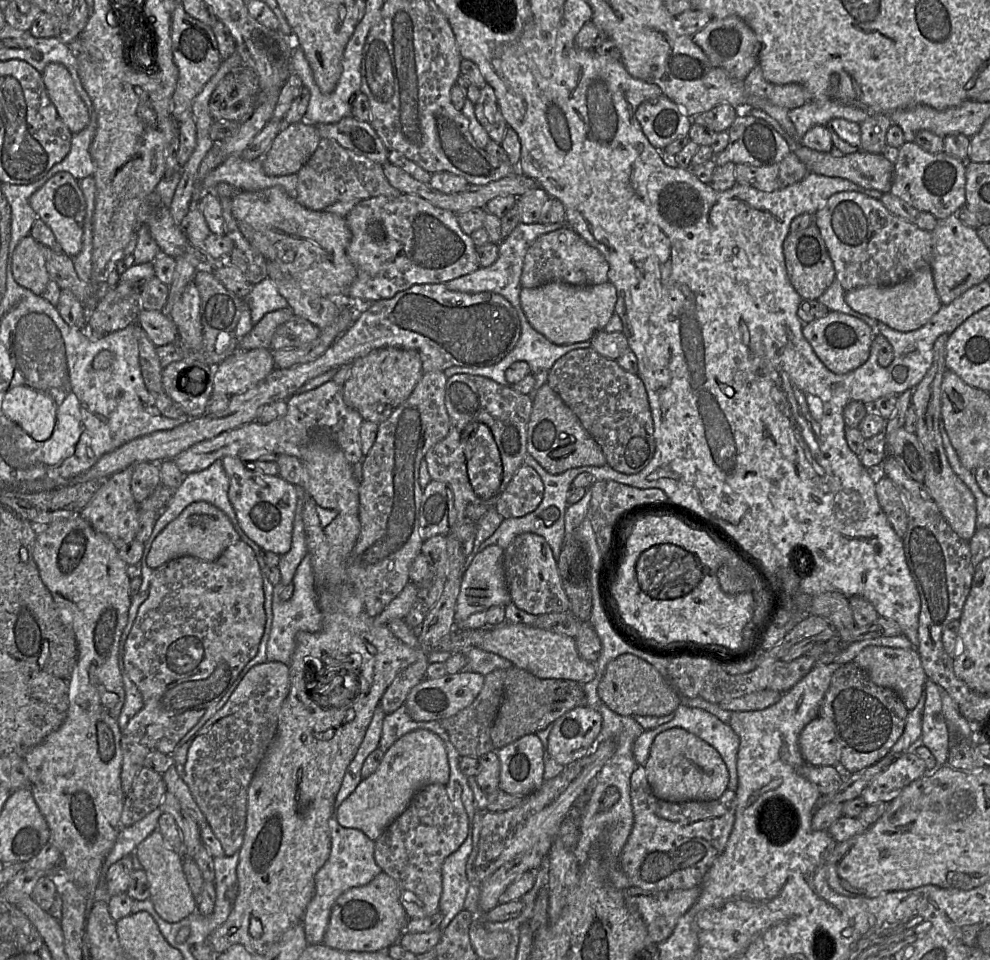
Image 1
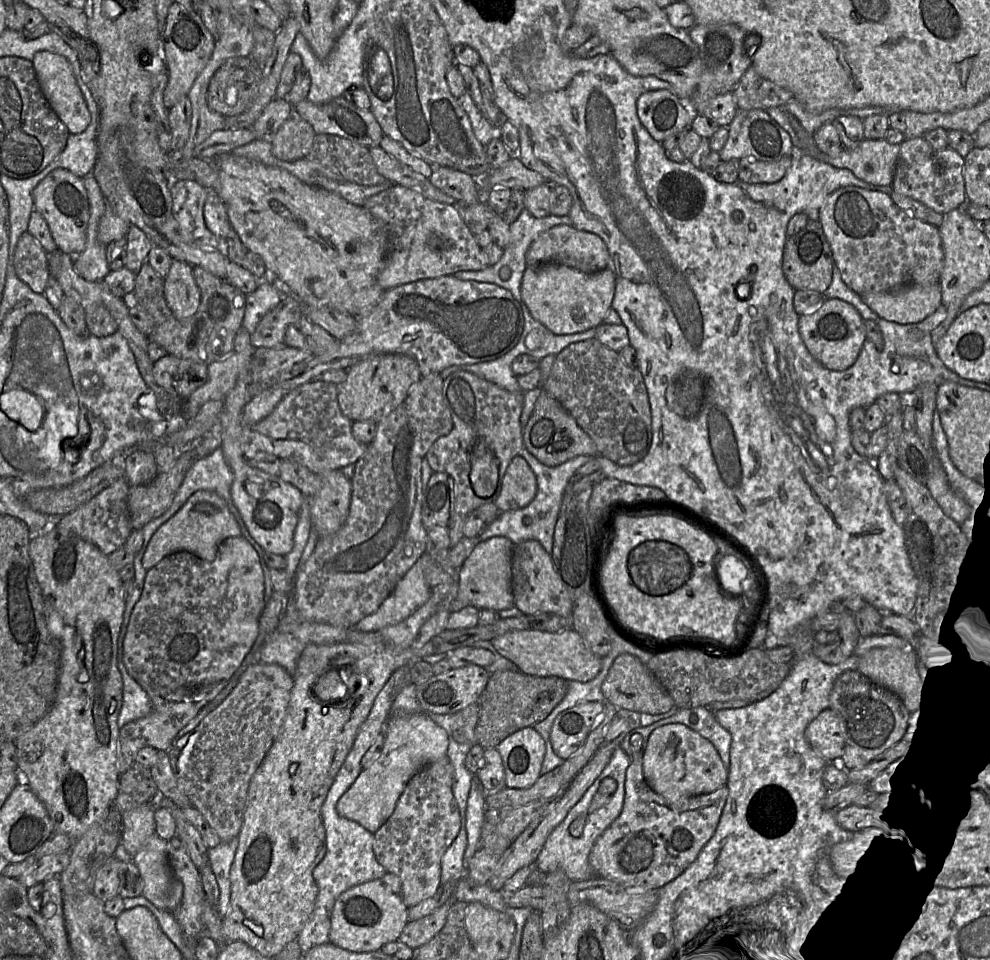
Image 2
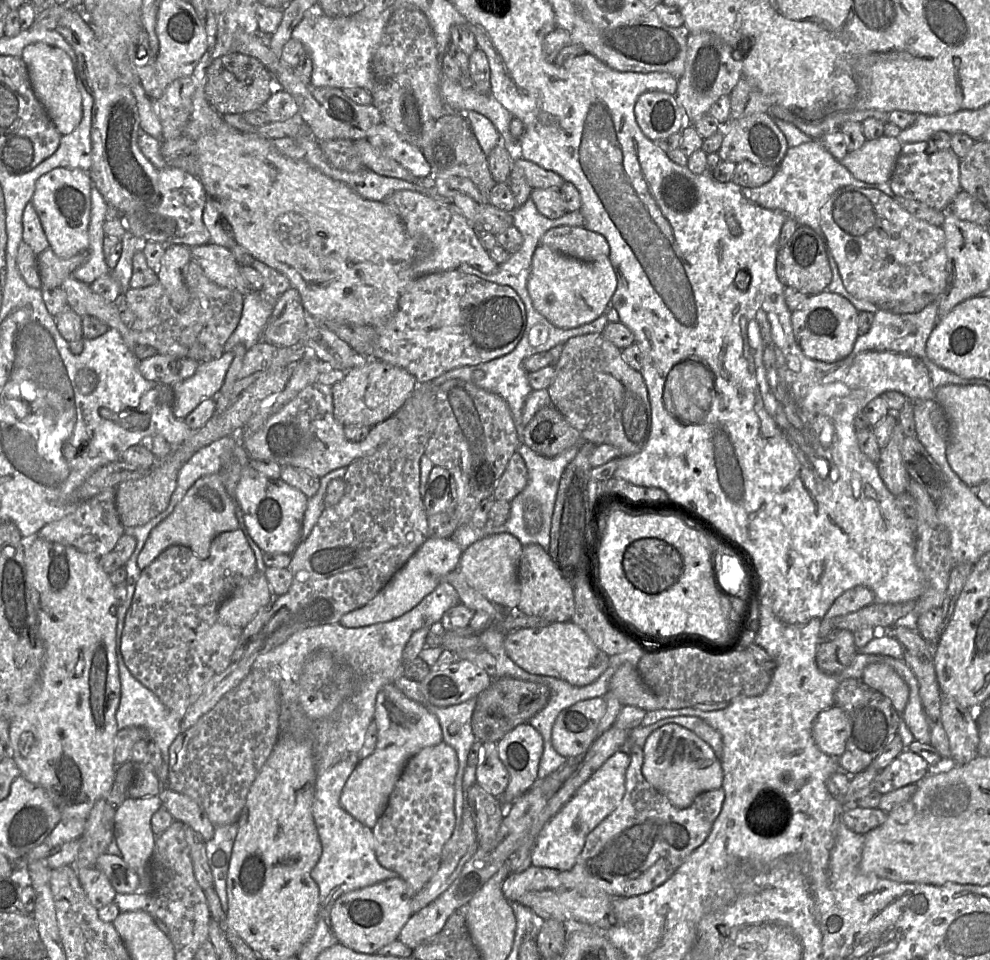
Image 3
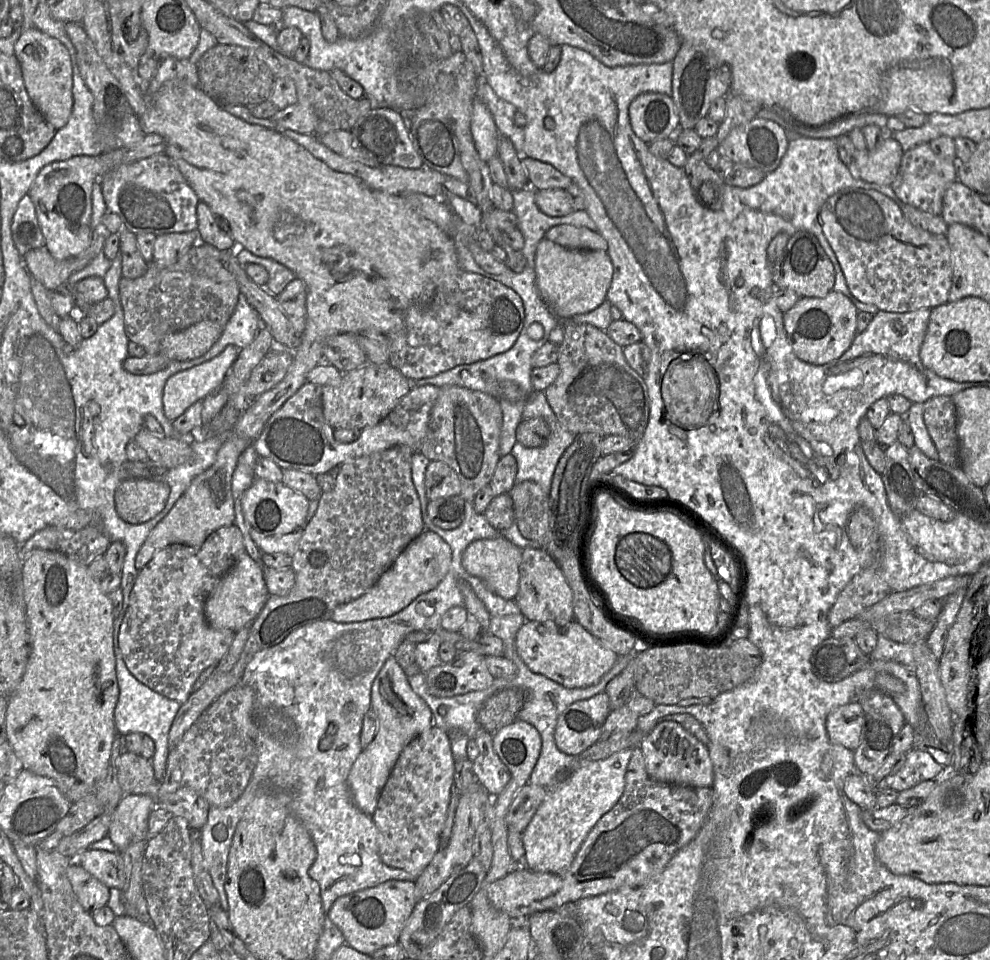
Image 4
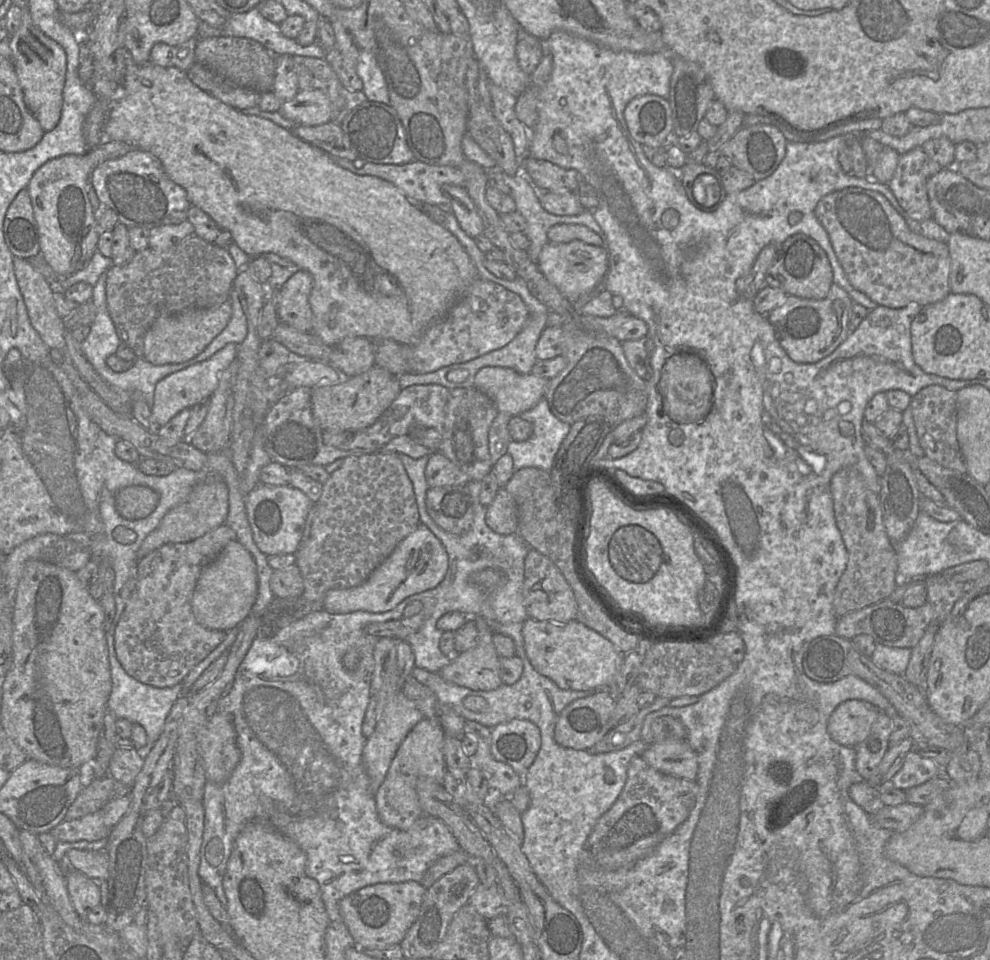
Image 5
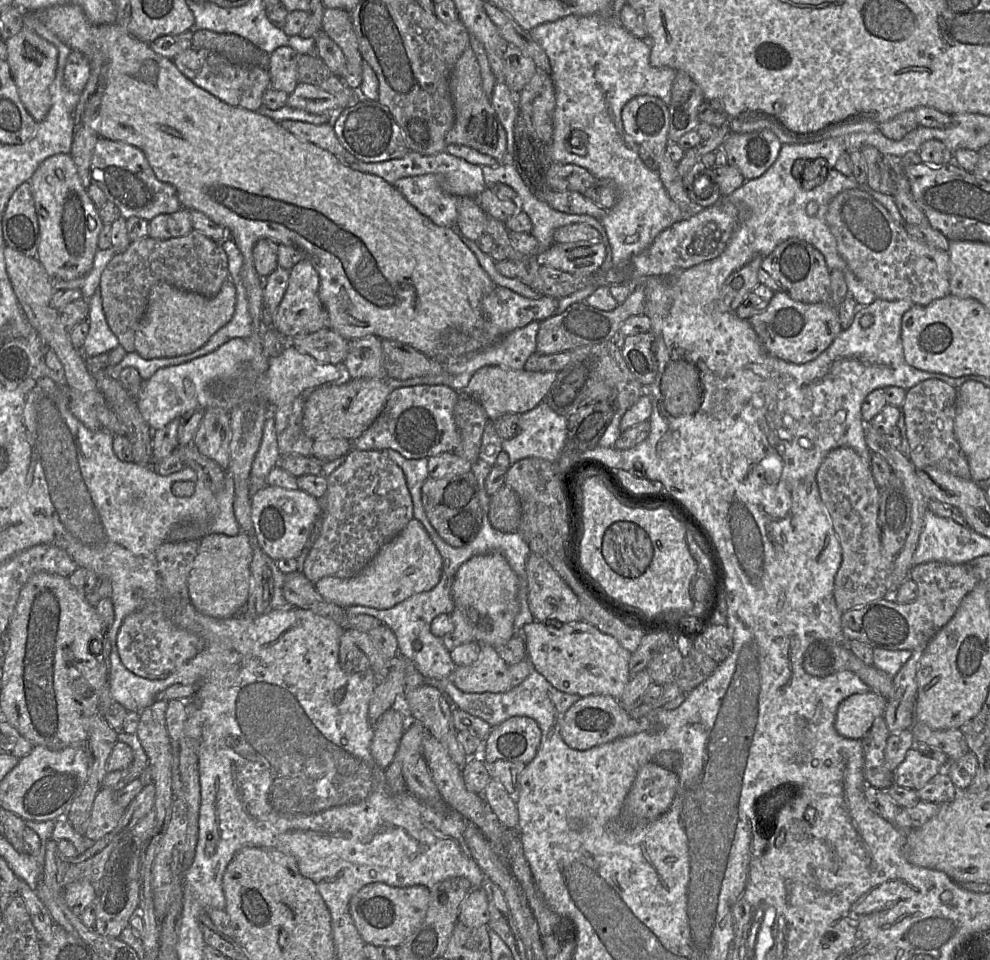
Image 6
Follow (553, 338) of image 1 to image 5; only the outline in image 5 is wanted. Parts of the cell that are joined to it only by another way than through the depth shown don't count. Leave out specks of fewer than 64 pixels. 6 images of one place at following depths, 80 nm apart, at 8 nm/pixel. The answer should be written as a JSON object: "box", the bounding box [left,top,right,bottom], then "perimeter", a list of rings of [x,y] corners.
{"box":[538,240,608,302],"perimeter":[[[574,240],[569,243],[546,243],[538,257],[538,268],[559,292],[571,302],[594,291],[604,280],[608,268],[608,251],[604,246],[595,246]]]}

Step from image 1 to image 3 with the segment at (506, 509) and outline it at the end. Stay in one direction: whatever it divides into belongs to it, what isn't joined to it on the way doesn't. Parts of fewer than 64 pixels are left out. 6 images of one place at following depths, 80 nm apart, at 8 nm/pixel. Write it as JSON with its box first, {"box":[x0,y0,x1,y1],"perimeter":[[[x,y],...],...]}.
{"box":[493,452,528,501],"perimeter":[[[515,452],[500,477],[493,492],[494,500],[512,501],[521,493],[528,482],[528,471],[522,456]]]}

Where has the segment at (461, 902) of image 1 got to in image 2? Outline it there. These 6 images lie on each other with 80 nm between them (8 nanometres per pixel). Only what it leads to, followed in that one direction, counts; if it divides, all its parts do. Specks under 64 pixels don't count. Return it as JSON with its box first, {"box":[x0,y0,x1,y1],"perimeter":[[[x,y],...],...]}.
{"box":[441,823,467,884],"perimeter":[[[461,823],[459,834],[442,857],[441,884],[458,883],[465,877],[464,854],[467,844],[466,826],[465,823]]]}

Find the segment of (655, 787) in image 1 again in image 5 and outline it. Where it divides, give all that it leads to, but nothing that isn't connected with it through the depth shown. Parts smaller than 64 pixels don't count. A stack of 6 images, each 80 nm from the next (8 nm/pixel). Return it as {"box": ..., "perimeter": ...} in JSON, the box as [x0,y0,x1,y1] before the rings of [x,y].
{"box":[641,739,698,781],"perimeter":[[[684,739],[652,742],[641,757],[654,769],[679,778],[696,781],[698,758]]]}

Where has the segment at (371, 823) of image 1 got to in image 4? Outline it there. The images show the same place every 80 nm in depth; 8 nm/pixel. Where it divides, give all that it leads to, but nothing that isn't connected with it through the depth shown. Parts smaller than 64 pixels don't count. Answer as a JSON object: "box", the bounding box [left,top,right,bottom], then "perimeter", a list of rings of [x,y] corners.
{"box":[348,656,434,816],"perimeter":[[[395,656],[386,660],[372,684],[371,707],[378,717],[378,729],[371,744],[355,761],[348,784],[354,804],[365,814],[373,816],[381,792],[401,752],[414,738],[434,726],[428,705],[411,689],[407,675]]]}

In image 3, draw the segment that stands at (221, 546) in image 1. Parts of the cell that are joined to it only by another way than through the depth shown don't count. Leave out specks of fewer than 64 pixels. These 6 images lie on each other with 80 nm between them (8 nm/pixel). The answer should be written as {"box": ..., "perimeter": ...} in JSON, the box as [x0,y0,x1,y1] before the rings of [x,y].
{"box":[137,472,239,571],"perimeter":[[[220,472],[204,476],[193,484],[174,511],[151,531],[139,553],[137,565],[141,571],[144,570],[164,550],[175,545],[188,547],[199,558],[205,559],[209,556],[211,542],[217,535],[239,528],[235,506],[227,494]]]}

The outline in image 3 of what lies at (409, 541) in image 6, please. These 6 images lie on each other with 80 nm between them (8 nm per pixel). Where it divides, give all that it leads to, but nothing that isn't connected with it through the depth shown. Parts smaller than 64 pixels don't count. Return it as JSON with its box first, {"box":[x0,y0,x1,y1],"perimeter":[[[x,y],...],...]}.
{"box":[338,537,462,628],"perimeter":[[[428,537],[372,600],[363,607],[343,615],[338,624],[348,628],[358,628],[388,622],[402,616],[430,594],[446,574],[458,568],[462,552],[459,545],[451,538]]]}

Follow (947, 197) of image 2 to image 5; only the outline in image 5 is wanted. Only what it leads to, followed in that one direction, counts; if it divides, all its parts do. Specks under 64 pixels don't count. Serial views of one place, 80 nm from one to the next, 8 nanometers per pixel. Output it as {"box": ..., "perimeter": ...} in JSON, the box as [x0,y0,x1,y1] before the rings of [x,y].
{"box":[887,148,942,219],"perimeter":[[[922,148],[900,156],[895,173],[887,184],[900,206],[913,218],[930,219],[928,180],[942,170]]]}

